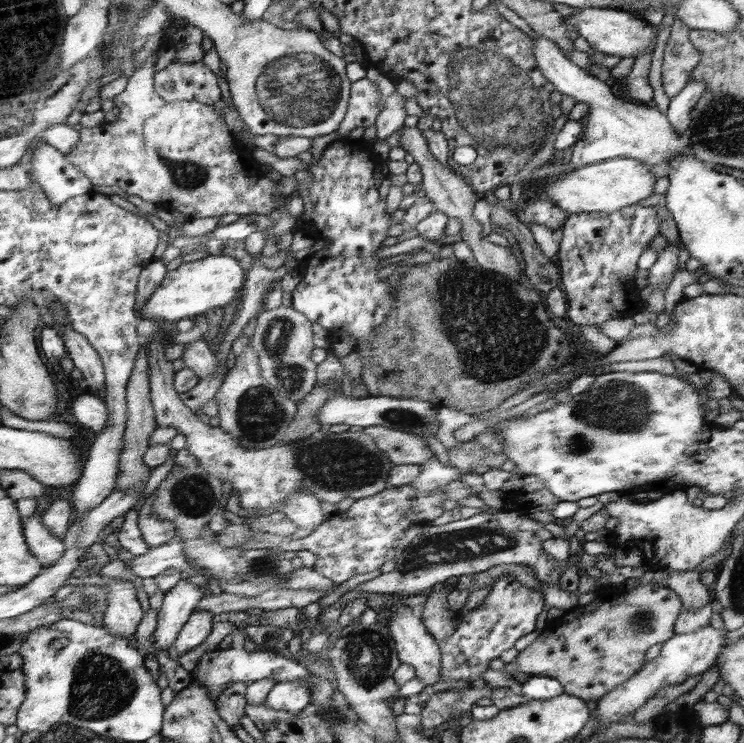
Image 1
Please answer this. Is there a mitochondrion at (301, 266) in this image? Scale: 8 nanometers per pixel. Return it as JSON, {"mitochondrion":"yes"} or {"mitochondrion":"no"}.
{"mitochondrion":"no"}

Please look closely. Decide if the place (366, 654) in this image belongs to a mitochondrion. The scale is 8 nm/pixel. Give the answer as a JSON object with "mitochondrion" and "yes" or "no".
{"mitochondrion":"yes"}

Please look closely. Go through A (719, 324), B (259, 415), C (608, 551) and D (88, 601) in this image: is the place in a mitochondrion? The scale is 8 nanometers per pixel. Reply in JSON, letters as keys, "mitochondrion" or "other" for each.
{"A":"other","B":"mitochondrion","C":"other","D":"mitochondrion"}

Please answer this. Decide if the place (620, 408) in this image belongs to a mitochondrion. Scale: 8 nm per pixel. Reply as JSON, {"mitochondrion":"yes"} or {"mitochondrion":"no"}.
{"mitochondrion":"yes"}

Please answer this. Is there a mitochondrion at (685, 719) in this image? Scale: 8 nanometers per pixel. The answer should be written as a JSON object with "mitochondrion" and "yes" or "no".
{"mitochondrion":"no"}

